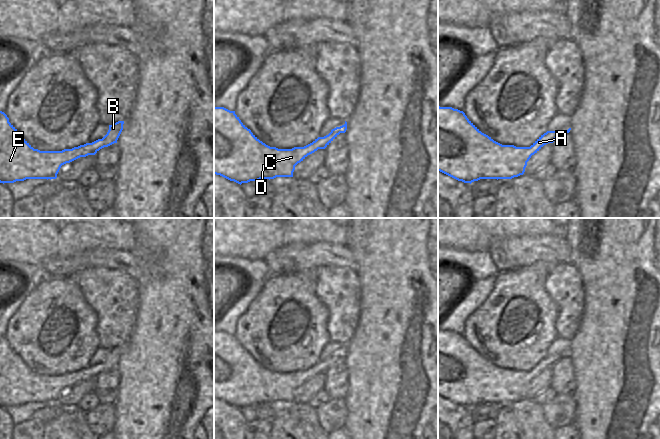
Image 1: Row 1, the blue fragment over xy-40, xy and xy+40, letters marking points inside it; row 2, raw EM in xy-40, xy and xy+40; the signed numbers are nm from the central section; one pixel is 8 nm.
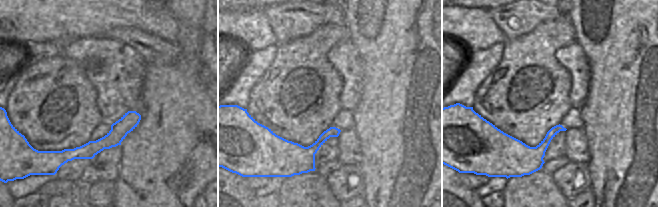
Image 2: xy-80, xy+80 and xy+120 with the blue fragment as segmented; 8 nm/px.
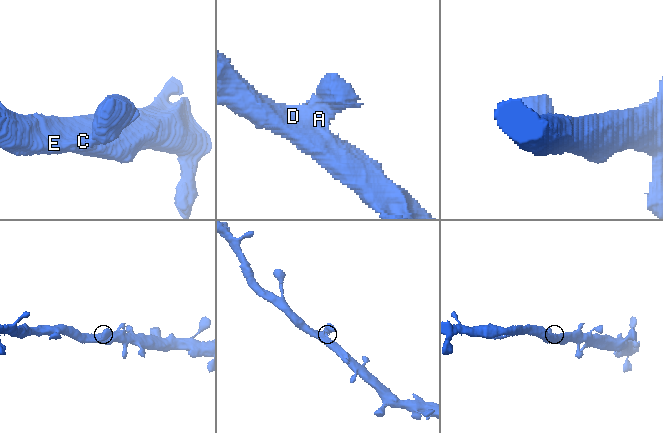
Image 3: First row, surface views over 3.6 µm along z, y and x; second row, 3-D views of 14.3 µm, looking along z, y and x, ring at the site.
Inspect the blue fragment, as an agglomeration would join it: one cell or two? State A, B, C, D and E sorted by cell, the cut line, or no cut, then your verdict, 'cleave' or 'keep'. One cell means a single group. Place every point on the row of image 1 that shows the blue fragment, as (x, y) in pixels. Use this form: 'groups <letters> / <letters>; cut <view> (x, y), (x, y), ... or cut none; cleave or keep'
groups A B C D E; cut none; keep

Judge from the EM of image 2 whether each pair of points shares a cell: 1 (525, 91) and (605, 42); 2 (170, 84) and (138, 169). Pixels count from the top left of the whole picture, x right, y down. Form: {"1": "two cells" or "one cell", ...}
{"1": "two cells", "2": "one cell"}

